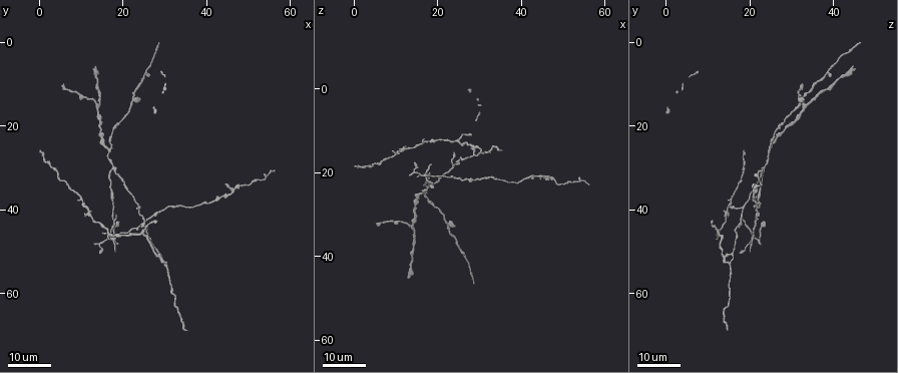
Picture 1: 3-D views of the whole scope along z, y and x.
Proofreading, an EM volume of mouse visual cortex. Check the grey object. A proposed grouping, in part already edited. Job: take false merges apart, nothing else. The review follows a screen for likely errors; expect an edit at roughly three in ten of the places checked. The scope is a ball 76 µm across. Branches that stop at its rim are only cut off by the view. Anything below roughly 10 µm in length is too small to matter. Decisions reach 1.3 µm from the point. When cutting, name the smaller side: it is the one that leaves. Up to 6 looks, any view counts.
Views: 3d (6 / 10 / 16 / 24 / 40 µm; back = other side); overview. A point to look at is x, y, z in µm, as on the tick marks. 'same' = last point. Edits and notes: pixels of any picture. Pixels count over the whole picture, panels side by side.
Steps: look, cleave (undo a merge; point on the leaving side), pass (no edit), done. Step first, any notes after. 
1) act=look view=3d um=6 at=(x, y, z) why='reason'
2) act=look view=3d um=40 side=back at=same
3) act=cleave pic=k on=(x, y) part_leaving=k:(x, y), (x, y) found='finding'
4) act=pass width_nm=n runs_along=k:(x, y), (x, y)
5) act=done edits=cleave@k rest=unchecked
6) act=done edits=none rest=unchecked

act=look view=3d um=24 at=(17.5, 30.5, 23.0)

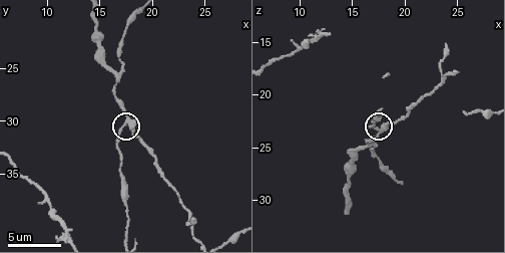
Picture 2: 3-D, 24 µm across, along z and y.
act=look view=3d um=10 at=(17.6, 30.0, 23.4)

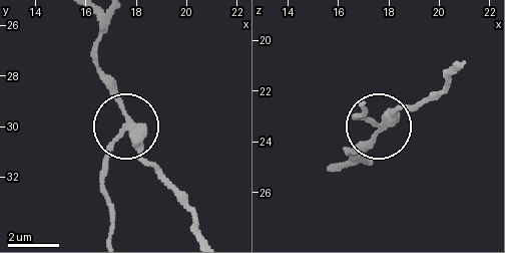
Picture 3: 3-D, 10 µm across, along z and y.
act=cleave pic=3 on=(103, 159) part_leaving=3:(131, 135), (112, 148), (101, 187), (108, 232) found='two cells meet here'

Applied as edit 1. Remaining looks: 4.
act=look view=overview why='redraw'

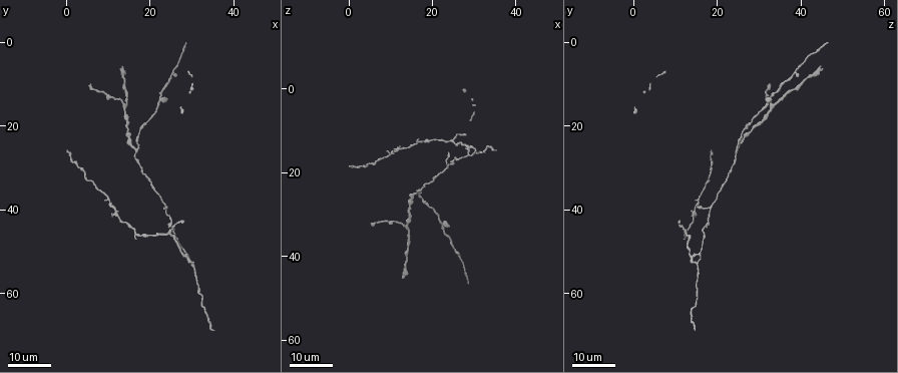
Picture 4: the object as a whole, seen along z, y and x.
act=look view=3d um=24 at=(17.0, 25.5, 25.0) why='a fork'

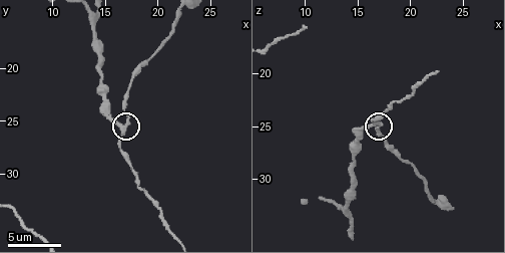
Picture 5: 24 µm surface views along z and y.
act=look view=3d um=6 at=same

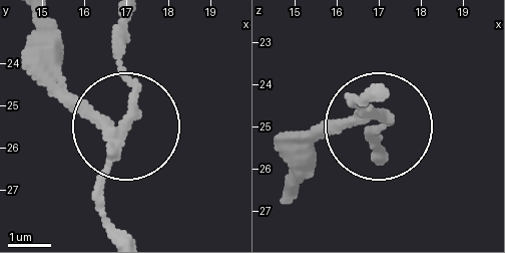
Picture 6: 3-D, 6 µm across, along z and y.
act=cleave pic=6 on=(65, 95) side_arm_um=30 part_leaving=6:(110, 132), (60, 71), (49, 17) found='a second cell is stuck on'

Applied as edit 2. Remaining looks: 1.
act=done edits=cleave@3,cleave@6 rest=unchecked

